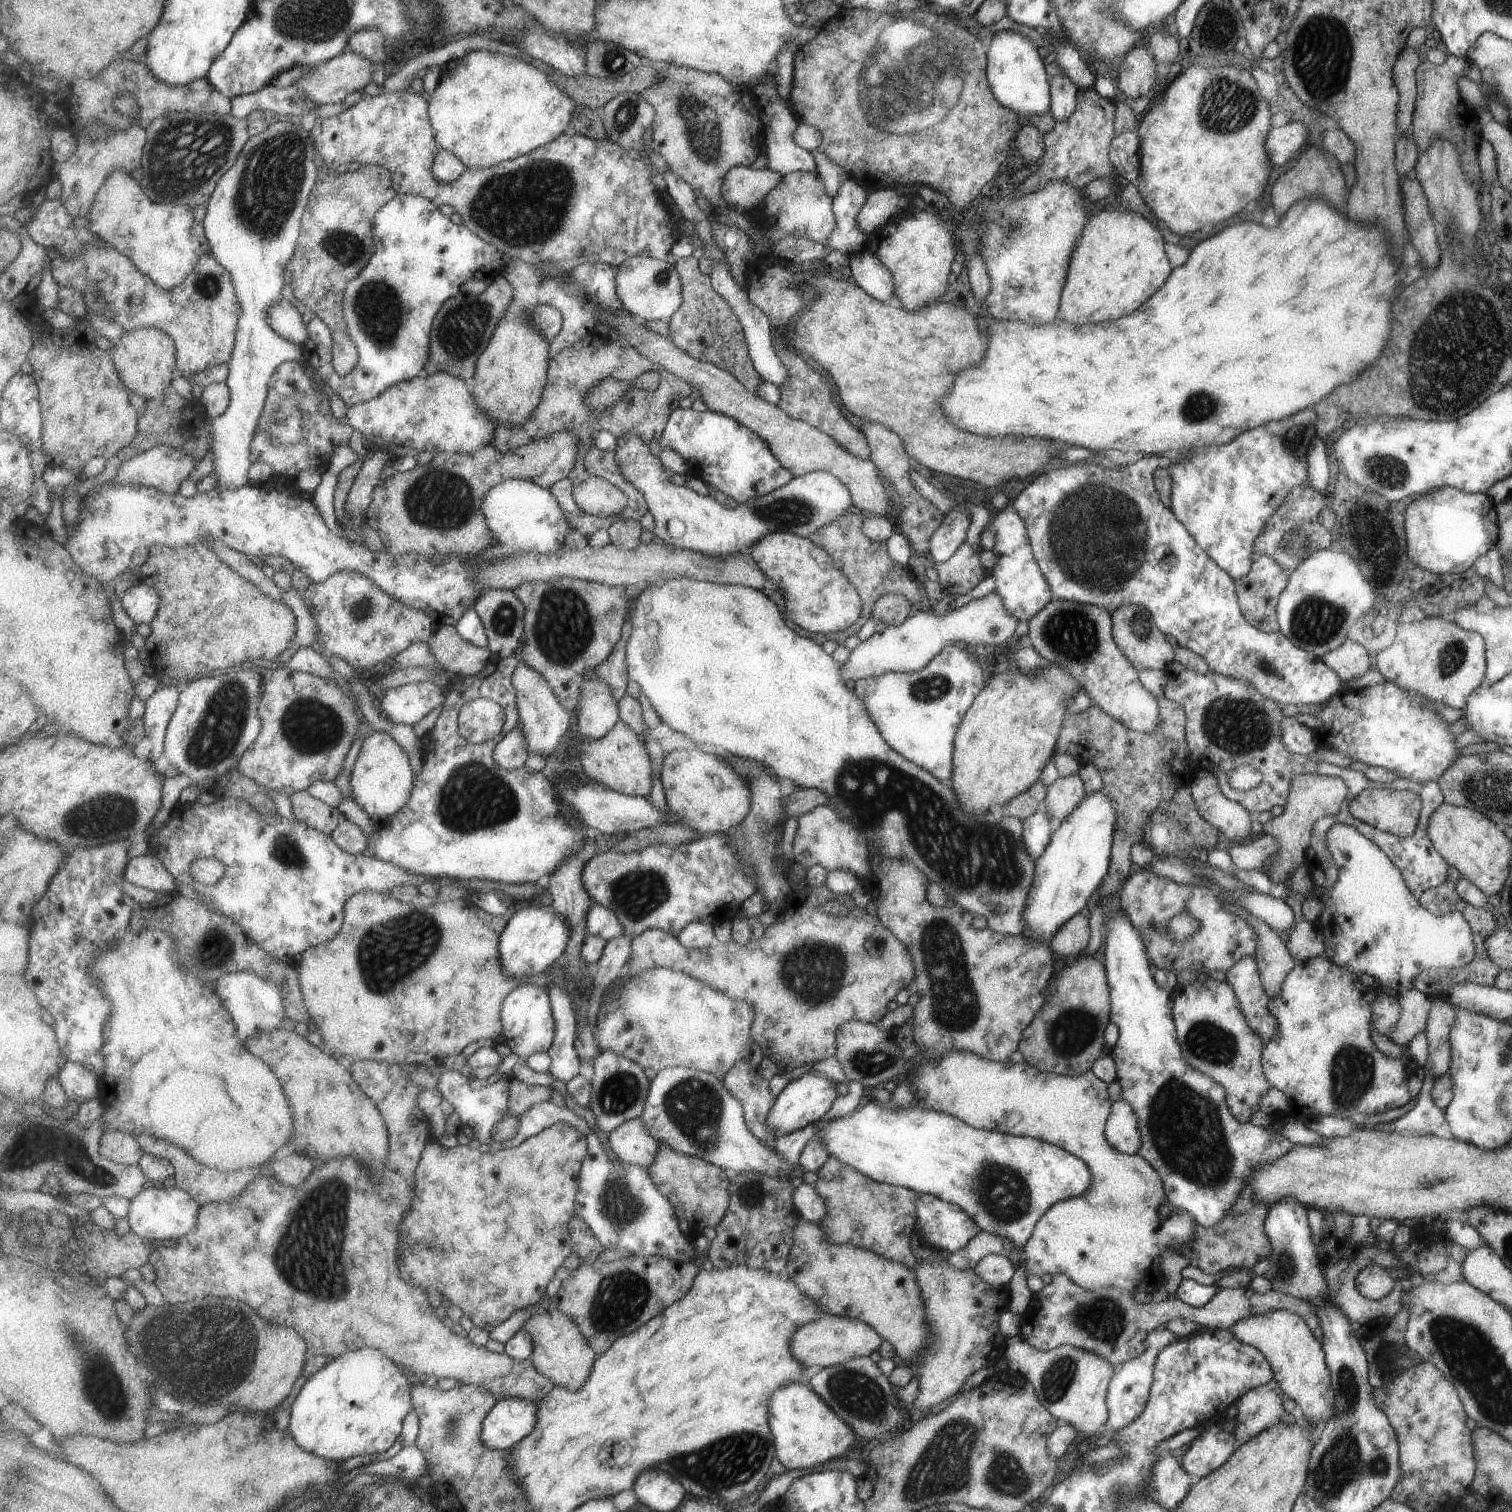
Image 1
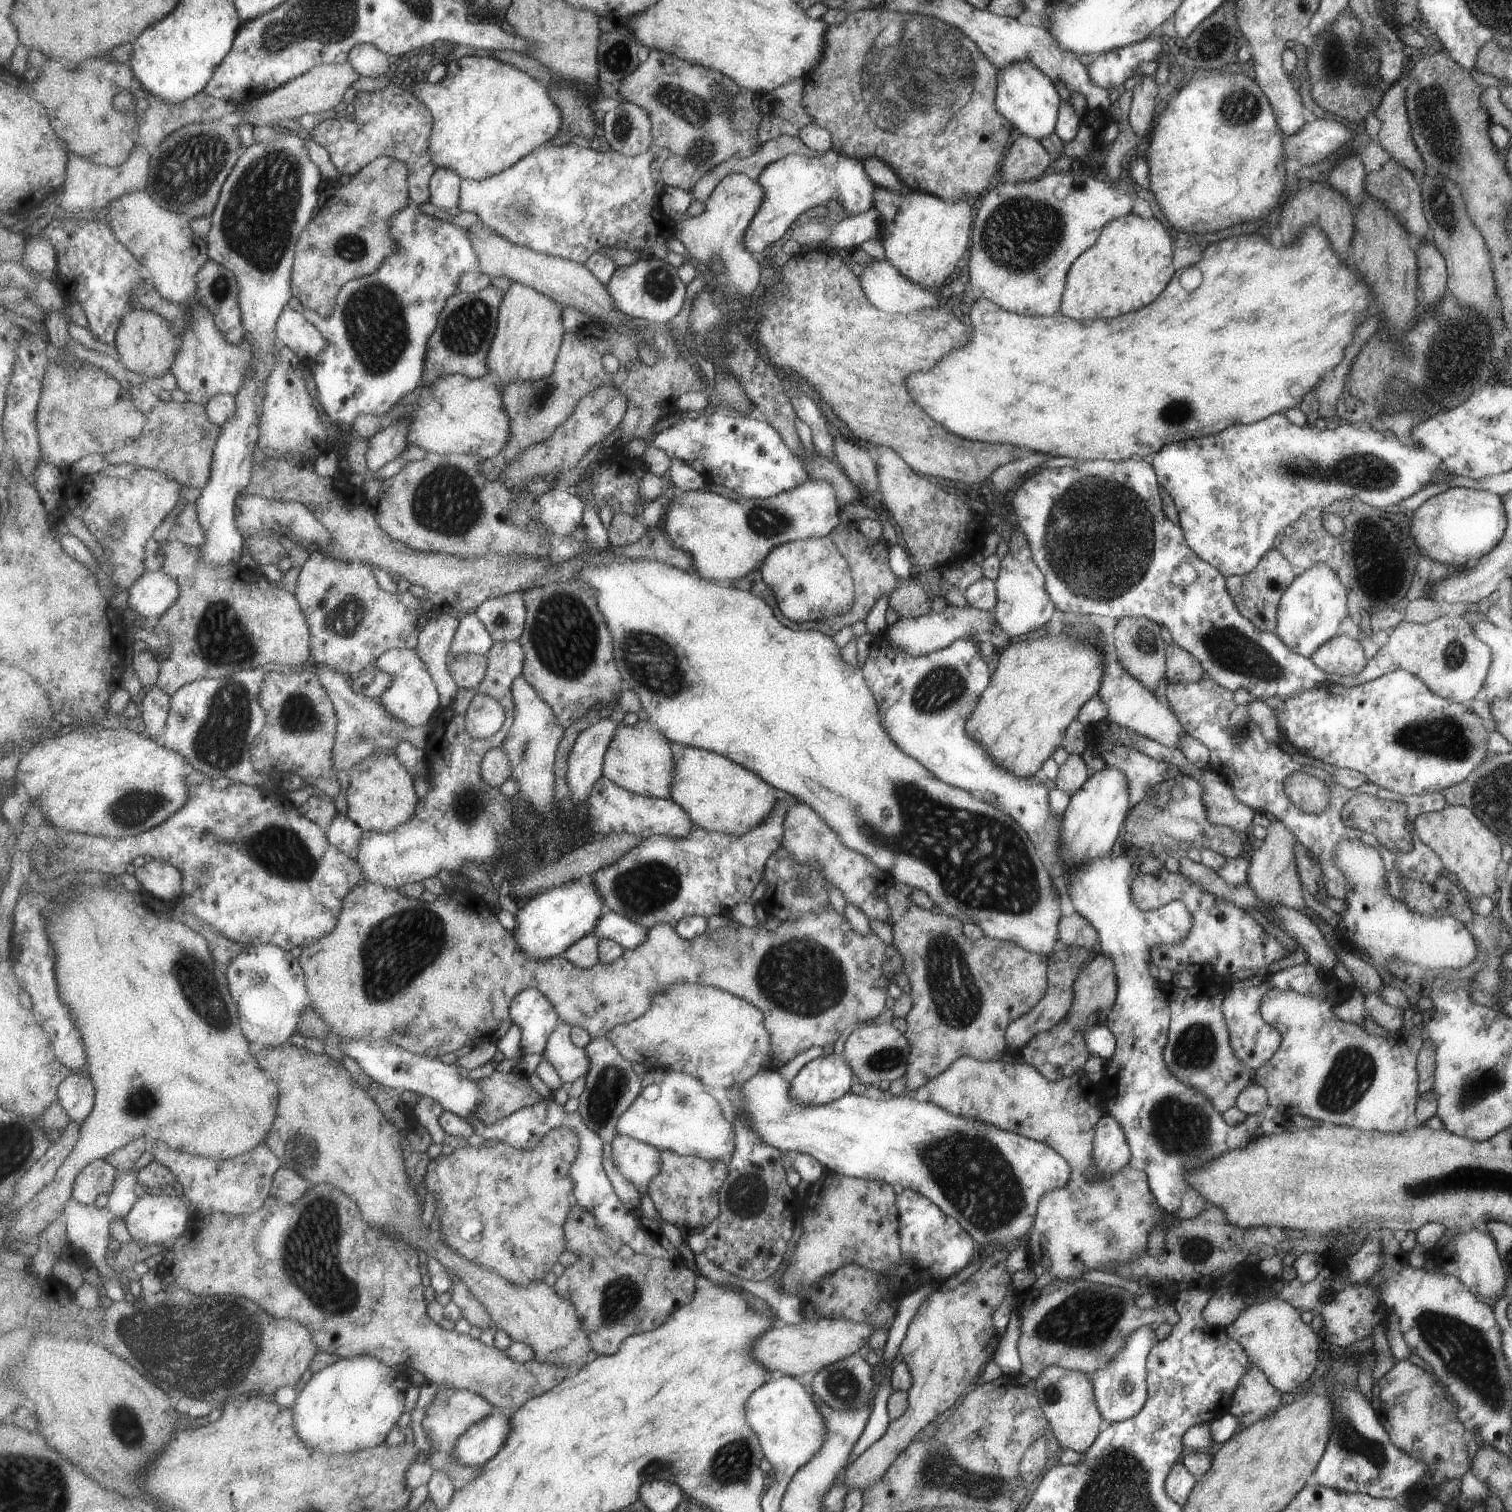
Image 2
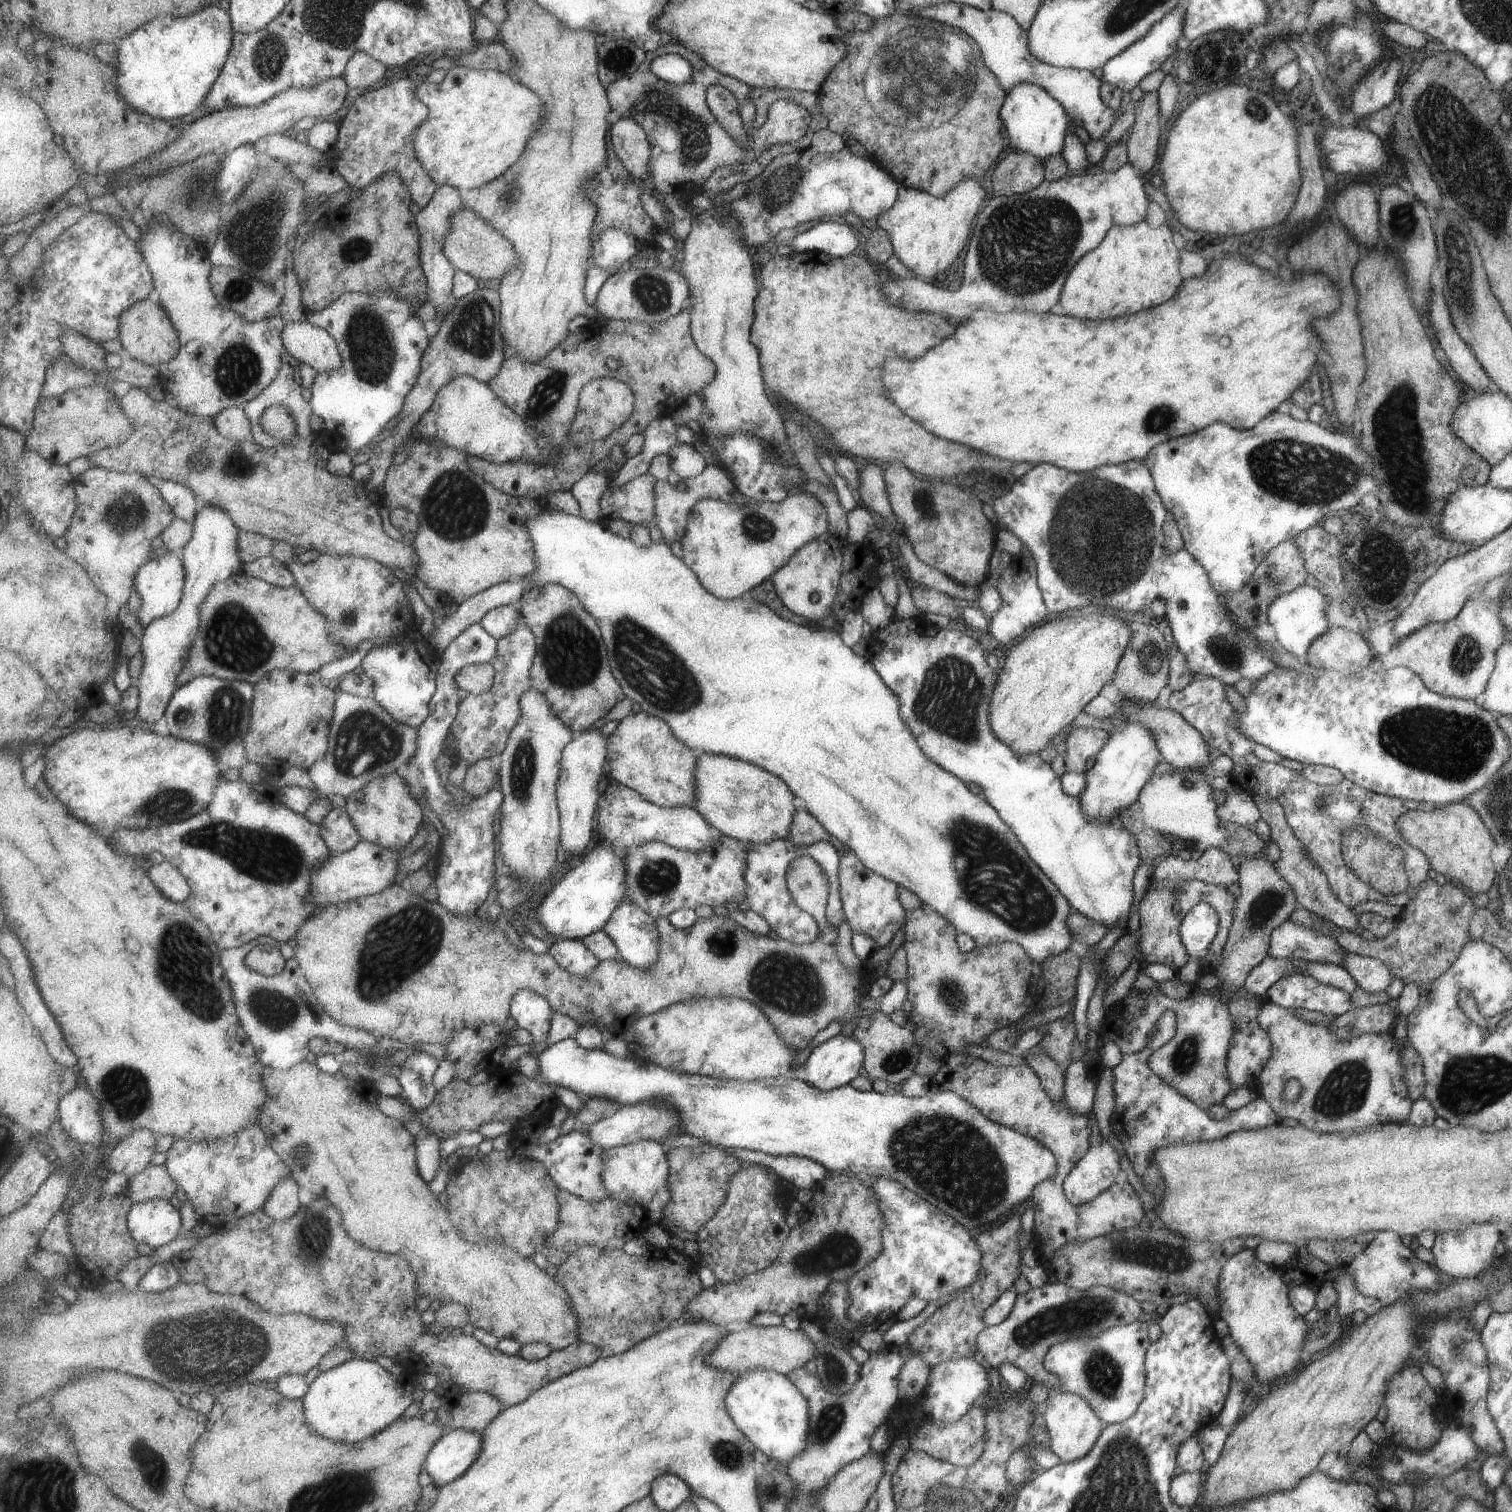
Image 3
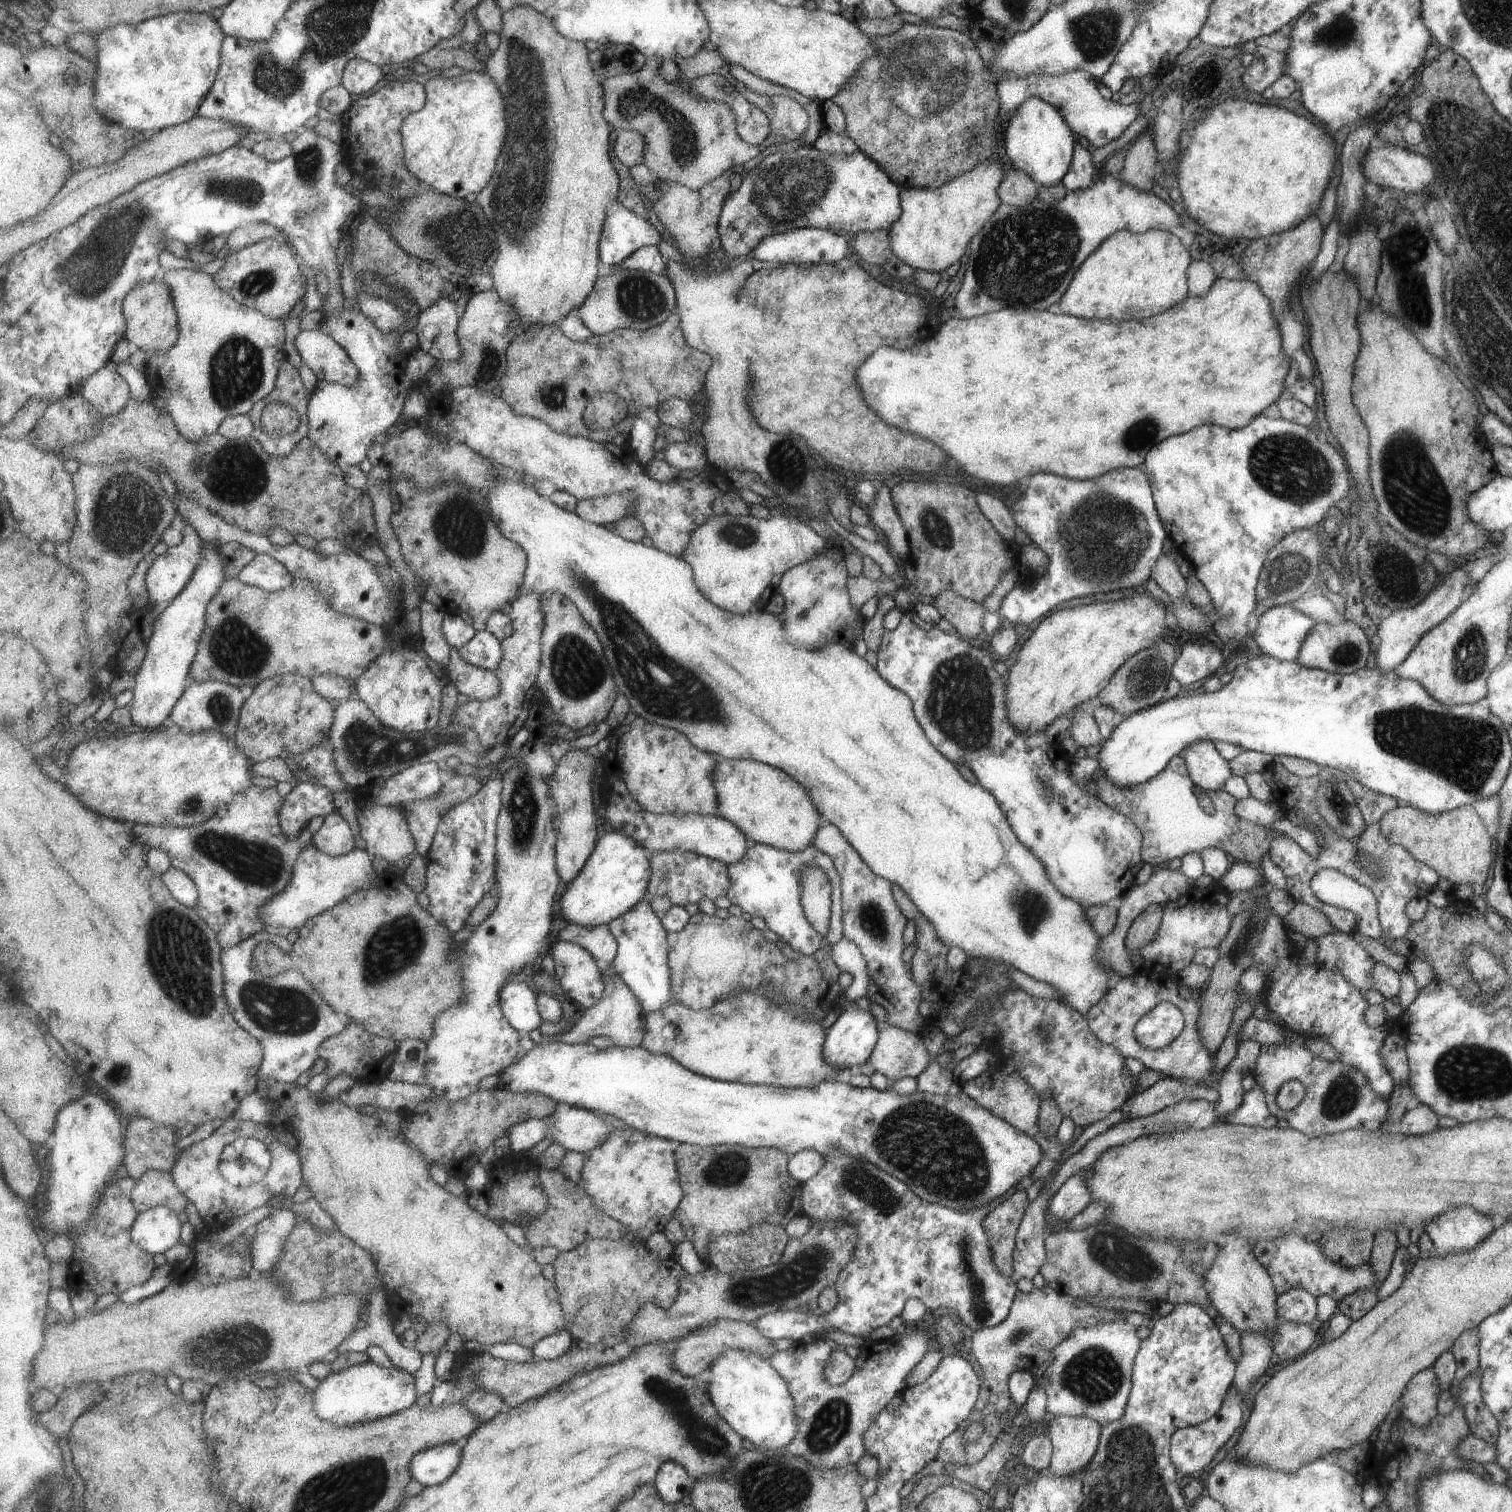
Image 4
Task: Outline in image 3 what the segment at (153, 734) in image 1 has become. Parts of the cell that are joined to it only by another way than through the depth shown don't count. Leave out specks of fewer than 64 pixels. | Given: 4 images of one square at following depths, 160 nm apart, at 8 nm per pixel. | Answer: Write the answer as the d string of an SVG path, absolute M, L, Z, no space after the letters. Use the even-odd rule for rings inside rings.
M203 504L194 518L193 525L193 538L182 550L186 568L184 597L173 614L156 618L144 629L141 648L144 664L135 683L140 690L140 705L137 713L147 722L154 723L165 716L169 701L174 691L178 689L177 675L189 658L201 626L202 602L206 600L213 586L241 572L243 564L238 539L241 530L226 510L215 505Z

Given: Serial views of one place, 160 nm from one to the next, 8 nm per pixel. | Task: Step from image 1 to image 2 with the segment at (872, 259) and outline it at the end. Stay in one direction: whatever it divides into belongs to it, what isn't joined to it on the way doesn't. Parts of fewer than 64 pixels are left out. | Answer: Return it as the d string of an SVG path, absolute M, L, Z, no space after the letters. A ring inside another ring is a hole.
M885 259L882 261L874 261L863 267L859 281L861 288L869 298L869 302L873 302L873 306L879 310L885 310L887 314L893 312L911 312L922 308L935 307L940 305L943 296L936 295L932 290L925 290L918 284L911 282L908 278L900 273L890 262Z

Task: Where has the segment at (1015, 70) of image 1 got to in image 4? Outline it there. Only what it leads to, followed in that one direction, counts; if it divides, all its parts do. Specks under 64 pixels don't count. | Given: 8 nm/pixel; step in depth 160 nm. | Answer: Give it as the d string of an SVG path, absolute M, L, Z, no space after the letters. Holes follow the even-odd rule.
M1039 97L1026 98L1021 106L1015 110L1014 115L1008 120L1007 127L1005 128L1003 150L1005 150L1005 154L1009 157L1012 168L1028 174L1037 186L1048 187L1056 182L1061 182L1072 161L1072 152L1076 144L1075 140L1073 140L1074 132L1071 132L1069 127L1060 111L1056 110L1051 103L1045 102Z

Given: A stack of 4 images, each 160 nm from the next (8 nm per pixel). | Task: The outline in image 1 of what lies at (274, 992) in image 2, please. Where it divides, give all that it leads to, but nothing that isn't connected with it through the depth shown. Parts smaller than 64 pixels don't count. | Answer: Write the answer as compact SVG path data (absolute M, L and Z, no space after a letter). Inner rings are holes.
M239 971L218 979L216 988L223 1006L233 1017L237 1027L237 1038L245 1040L281 1027L281 1022L285 1018L285 1008L283 1008L285 1000L282 990L273 981L249 971Z

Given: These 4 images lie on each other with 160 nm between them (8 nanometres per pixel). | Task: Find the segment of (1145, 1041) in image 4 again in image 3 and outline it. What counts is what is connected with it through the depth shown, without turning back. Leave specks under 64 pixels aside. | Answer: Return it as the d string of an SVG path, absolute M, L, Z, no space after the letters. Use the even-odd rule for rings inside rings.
M1165 1010L1155 1024L1155 1033L1140 1051L1123 1055L1120 1061L1111 1068L1111 1080L1114 1104L1108 1119L1110 1132L1123 1146L1133 1172L1141 1179L1144 1188L1153 1198L1164 1197L1166 1186L1161 1182L1160 1170L1151 1160L1154 1151L1175 1144L1191 1144L1195 1140L1217 1140L1227 1136L1229 1132L1238 1130L1263 1129L1266 1126L1280 1123L1281 1118L1261 1098L1248 1102L1245 1106L1230 1111L1222 1119L1209 1117L1201 1107L1192 1103L1180 1091L1175 1090L1169 1083L1163 1082L1148 1066L1148 1058L1173 1038L1176 1032L1176 1014Z

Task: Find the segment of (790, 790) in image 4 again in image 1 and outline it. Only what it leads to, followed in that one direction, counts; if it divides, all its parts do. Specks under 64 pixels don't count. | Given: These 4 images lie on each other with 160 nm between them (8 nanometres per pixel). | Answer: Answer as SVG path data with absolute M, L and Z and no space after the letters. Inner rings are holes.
M682 748L670 752L661 767L667 808L676 820L704 836L727 833L740 825L752 809L752 790L725 759L703 750Z

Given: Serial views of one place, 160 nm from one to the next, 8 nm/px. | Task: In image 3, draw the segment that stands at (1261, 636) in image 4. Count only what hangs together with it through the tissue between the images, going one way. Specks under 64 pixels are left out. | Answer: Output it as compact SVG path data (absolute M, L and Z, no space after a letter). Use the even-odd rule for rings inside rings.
M1305 582L1275 597L1266 610L1267 623L1271 624L1274 630L1275 643L1279 643L1289 654L1302 659L1313 640L1328 630L1329 624L1324 613L1327 604L1329 604L1328 598L1317 587Z

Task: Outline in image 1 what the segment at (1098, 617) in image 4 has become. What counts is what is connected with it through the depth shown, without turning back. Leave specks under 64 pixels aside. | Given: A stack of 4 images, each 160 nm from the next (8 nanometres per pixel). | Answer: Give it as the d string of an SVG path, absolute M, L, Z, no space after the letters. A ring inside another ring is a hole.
M999 662L999 668L991 673L989 682L977 694L973 706L964 714L963 720L957 725L956 737L953 738L951 790L957 804L967 814L985 814L991 804L1005 804L1013 796L1027 790L1037 778L1039 772L1050 762L1055 746L1059 740L1060 728L1065 717L1066 702L1081 688L1064 669L1046 664L1037 678L1023 674L1013 665Z

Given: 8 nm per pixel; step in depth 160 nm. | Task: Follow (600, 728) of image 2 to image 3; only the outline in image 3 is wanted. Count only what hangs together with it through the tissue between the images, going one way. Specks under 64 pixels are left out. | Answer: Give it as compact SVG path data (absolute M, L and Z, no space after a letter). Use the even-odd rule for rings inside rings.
M592 728L576 734L574 739L565 747L562 758L561 776L557 782L558 802L561 813L561 846L565 851L572 852L571 857L583 858L585 846L593 838L593 814L598 810L600 799L599 785L608 755L608 736L601 734L598 728Z

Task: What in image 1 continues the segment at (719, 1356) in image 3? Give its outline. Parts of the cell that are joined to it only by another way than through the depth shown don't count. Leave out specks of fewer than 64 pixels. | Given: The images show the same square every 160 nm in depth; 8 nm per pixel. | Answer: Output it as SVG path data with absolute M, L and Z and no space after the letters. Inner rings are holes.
M824 1315L819 1319L801 1325L790 1337L790 1351L806 1367L830 1367L855 1357L868 1357L877 1351L883 1339L867 1323L839 1315Z

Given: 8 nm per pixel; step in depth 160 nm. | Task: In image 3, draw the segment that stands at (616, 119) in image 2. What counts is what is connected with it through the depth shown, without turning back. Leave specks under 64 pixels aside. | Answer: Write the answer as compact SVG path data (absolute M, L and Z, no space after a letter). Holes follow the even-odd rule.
M620 118L610 128L610 139L631 175L652 181L649 168L652 143L645 129L634 118Z

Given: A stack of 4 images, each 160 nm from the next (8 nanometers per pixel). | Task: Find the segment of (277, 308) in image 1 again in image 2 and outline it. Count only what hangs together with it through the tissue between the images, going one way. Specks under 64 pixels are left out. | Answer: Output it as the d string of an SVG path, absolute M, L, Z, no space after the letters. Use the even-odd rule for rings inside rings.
M288 305L279 317L276 331L279 342L292 348L308 367L328 345L321 331L302 312Z

